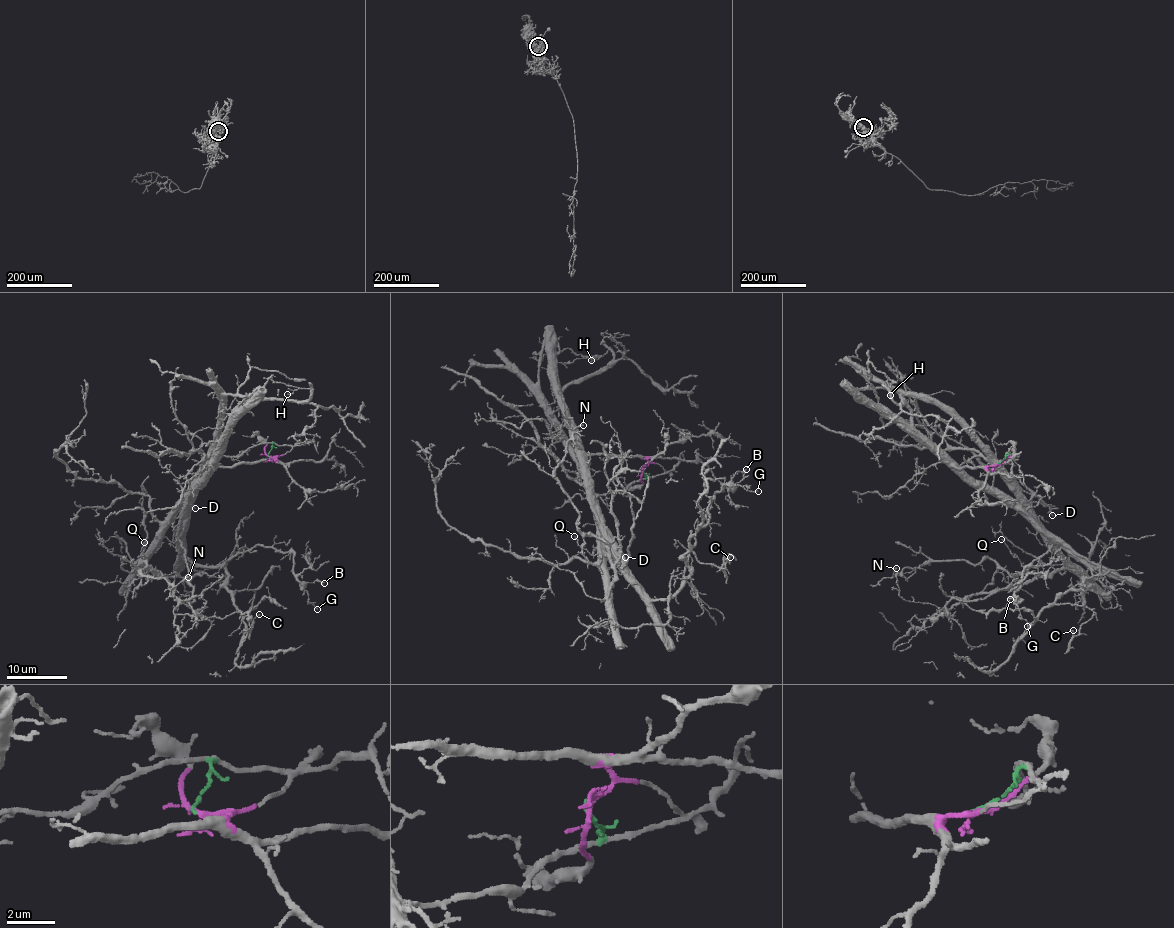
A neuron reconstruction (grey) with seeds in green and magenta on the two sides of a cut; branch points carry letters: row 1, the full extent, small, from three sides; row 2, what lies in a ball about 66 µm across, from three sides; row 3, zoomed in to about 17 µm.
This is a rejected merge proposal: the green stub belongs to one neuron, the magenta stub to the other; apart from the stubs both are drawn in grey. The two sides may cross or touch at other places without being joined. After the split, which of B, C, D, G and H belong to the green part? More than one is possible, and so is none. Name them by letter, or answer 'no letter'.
no letter

